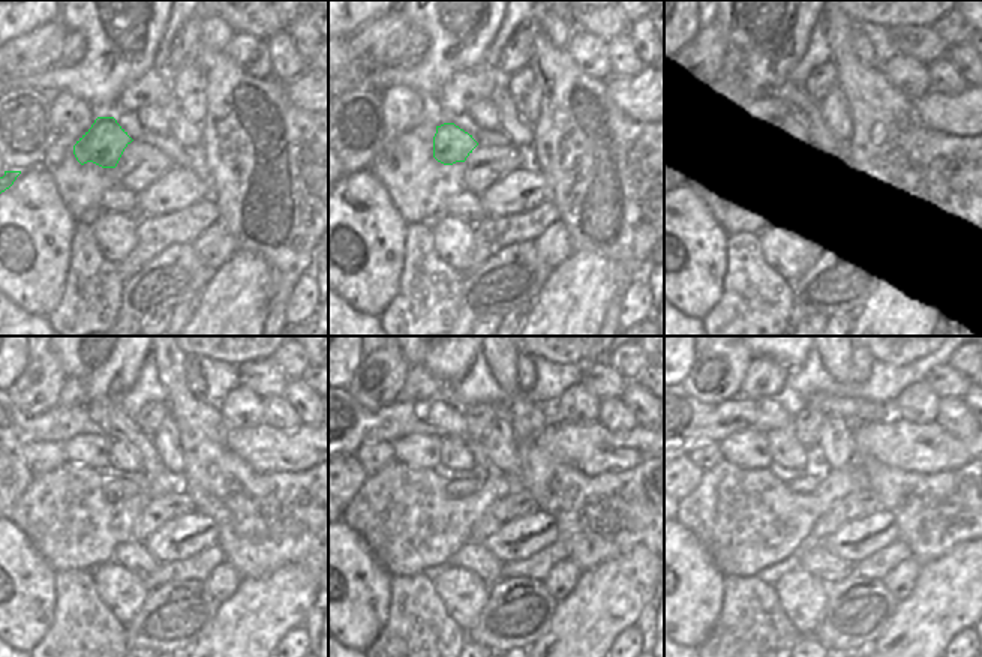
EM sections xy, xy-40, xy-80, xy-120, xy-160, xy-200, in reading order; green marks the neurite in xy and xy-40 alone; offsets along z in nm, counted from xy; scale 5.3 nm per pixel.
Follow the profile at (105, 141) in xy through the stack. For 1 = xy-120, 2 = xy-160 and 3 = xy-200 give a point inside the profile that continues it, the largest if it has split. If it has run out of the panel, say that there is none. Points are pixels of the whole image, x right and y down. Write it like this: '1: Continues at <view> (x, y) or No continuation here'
1: Continues at xy-120 (114, 489)
2: Continues at xy-160 (455, 488)
3: Continues at xy-200 (804, 485).

